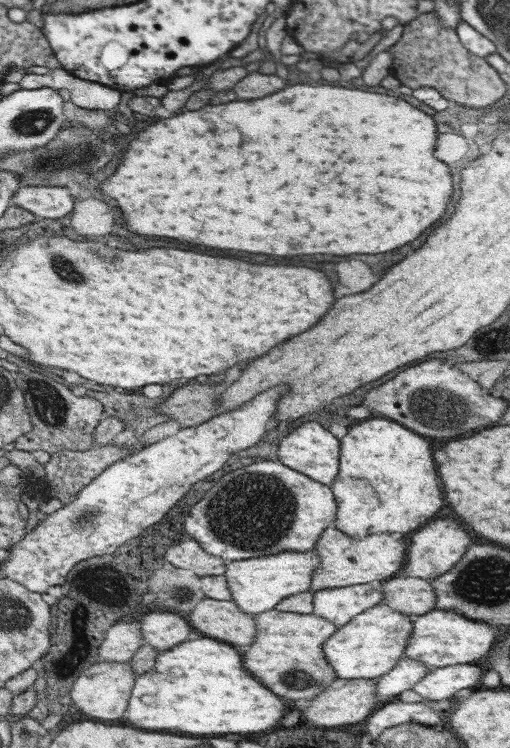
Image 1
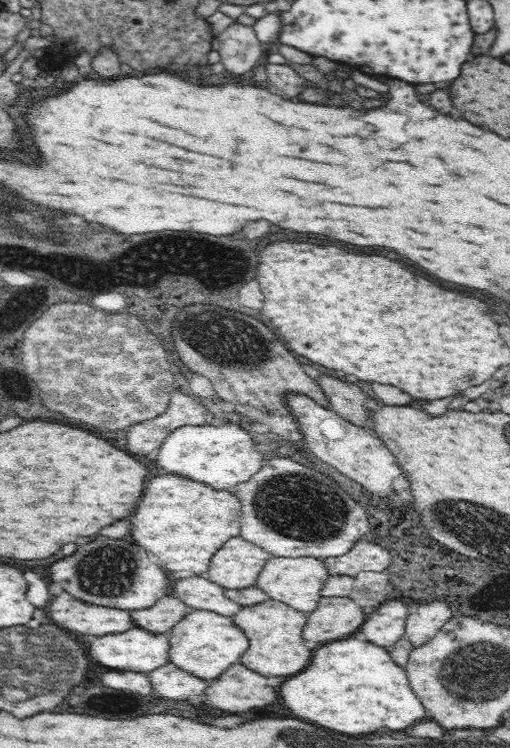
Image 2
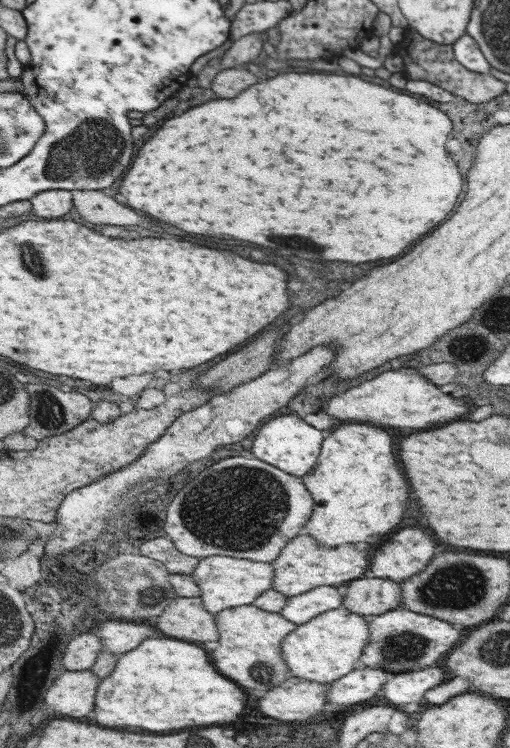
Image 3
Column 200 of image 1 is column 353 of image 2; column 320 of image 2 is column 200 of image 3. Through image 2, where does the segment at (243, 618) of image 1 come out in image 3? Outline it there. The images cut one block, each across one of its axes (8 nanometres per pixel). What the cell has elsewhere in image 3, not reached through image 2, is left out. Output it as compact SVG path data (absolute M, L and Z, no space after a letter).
M178 596L164 611L164 614L154 621L163 636L201 644L203 642L216 642L219 640L220 634L216 615L207 609L202 597L186 598Z

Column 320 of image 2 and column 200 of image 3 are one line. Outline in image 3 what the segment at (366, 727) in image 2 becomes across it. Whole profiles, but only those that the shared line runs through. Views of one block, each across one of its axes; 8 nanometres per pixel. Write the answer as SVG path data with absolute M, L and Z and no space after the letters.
M163 635L145 640L136 650L120 655L116 672L104 680L96 724L172 732L194 724L236 722L244 714L246 694L216 670L210 656L198 642Z

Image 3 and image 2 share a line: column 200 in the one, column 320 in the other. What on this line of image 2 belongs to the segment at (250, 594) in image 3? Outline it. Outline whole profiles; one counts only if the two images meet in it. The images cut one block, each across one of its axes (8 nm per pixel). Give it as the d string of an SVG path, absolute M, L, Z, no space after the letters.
M271 556L264 562L264 566L258 570L253 587L262 591L266 598L281 602L298 612L306 614L314 610L316 600L321 597L318 595L318 591L321 590L328 575L324 565L317 558Z

